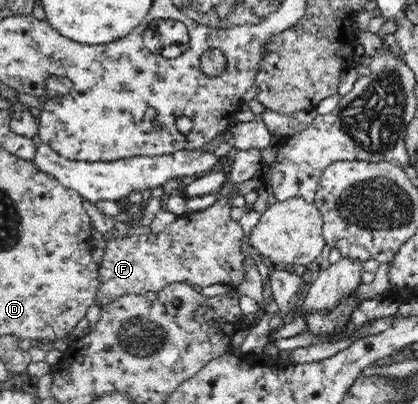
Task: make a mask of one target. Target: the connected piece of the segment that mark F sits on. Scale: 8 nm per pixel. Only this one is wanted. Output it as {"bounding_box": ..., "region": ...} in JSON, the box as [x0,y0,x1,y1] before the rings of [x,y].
{"bounding_box":[95,188,245,306],"region":[[[232,188],[227,196],[218,198],[208,209],[188,212],[177,216],[174,223],[165,227],[158,233],[126,235],[112,239],[105,243],[104,254],[100,263],[97,263],[99,275],[99,289],[95,303],[99,306],[112,303],[120,297],[133,294],[145,296],[151,292],[160,292],[163,287],[178,282],[186,282],[195,288],[208,288],[216,284],[236,287],[244,279],[243,261],[245,257],[241,253],[241,245],[244,243],[244,232],[239,221],[234,221],[230,216],[230,199],[237,196],[238,188]]]}

